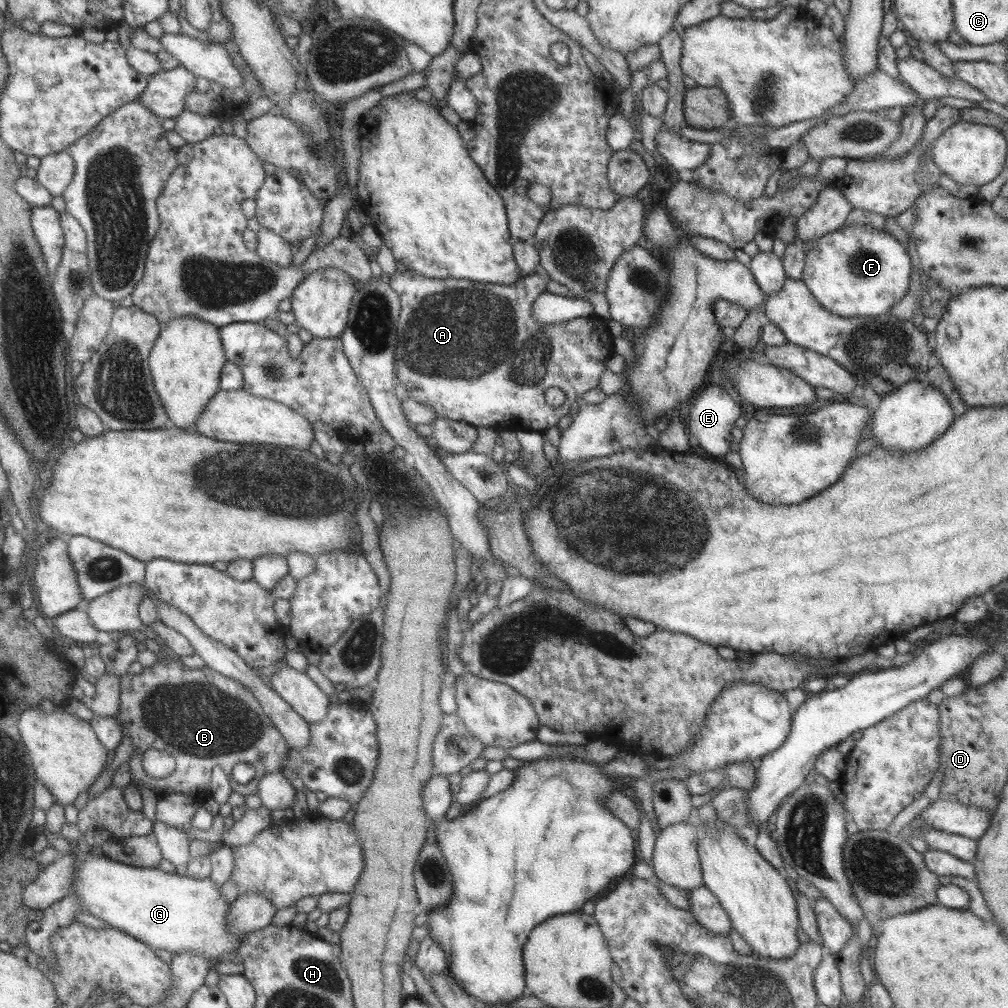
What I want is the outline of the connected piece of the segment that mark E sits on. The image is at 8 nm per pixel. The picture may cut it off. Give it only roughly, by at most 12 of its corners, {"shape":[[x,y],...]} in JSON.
{"shape":[[709,386],[684,425],[715,459],[729,452],[741,414],[723,388]]}

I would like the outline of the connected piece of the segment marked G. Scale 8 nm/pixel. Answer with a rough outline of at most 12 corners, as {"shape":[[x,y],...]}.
{"shape":[[91,849],[71,893],[153,951],[240,947],[209,877]]}

